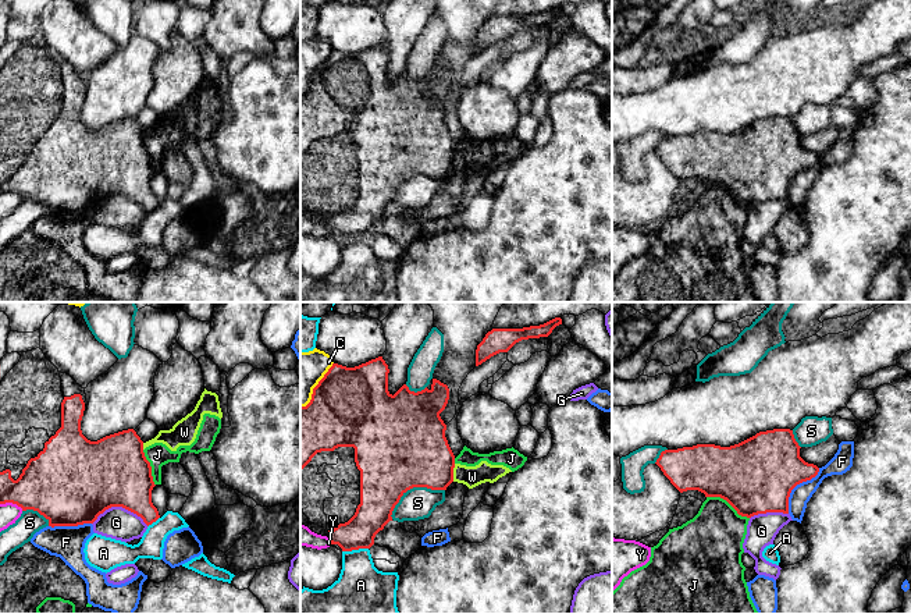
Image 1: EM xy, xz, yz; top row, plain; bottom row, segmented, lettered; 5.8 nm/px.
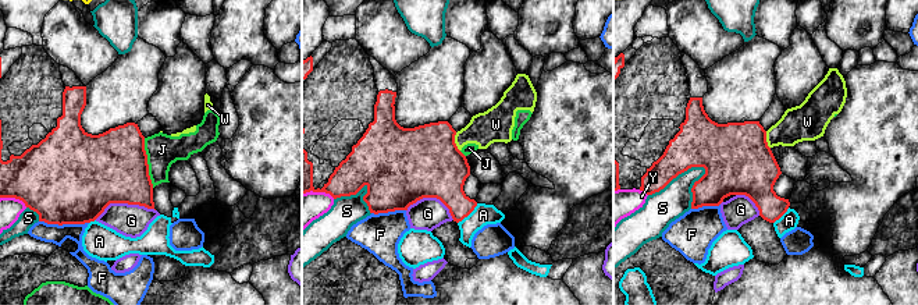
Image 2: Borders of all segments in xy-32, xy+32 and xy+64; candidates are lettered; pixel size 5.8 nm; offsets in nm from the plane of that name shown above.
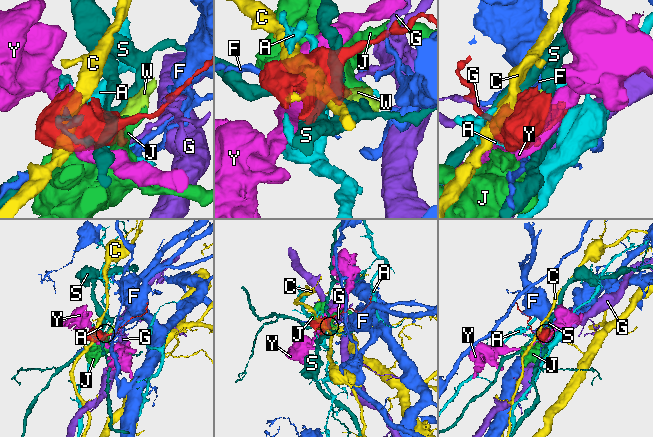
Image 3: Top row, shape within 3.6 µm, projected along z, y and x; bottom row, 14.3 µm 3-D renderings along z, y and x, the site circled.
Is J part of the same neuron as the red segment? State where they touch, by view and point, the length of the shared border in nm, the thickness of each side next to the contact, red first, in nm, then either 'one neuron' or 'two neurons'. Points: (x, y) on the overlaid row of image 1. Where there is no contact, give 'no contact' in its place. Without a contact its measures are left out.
meets red in yz at (728, 501); contact 280 nm long; 440 nm thick on the red side, 360 nm on the other; two neurons

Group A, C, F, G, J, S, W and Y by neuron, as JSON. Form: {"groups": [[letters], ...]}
{"groups": [["A"], ["C"], ["F"], ["G"], ["J", "W"], ["S"], ["Y"]]}

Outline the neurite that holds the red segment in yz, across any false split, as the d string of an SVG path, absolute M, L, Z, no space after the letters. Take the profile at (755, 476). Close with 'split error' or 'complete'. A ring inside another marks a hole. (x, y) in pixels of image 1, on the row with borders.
M790 429L759 432L755 436L730 446L697 444L677 450L665 450L656 465L670 483L680 491L698 490L705 497L726 500L741 517L758 514L789 514L791 490L815 478L819 468L800 457L800 446Z | complete

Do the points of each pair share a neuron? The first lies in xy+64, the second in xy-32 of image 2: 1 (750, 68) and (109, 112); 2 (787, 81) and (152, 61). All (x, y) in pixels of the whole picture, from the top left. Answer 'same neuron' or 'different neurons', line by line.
1: same neuron
2: different neurons

